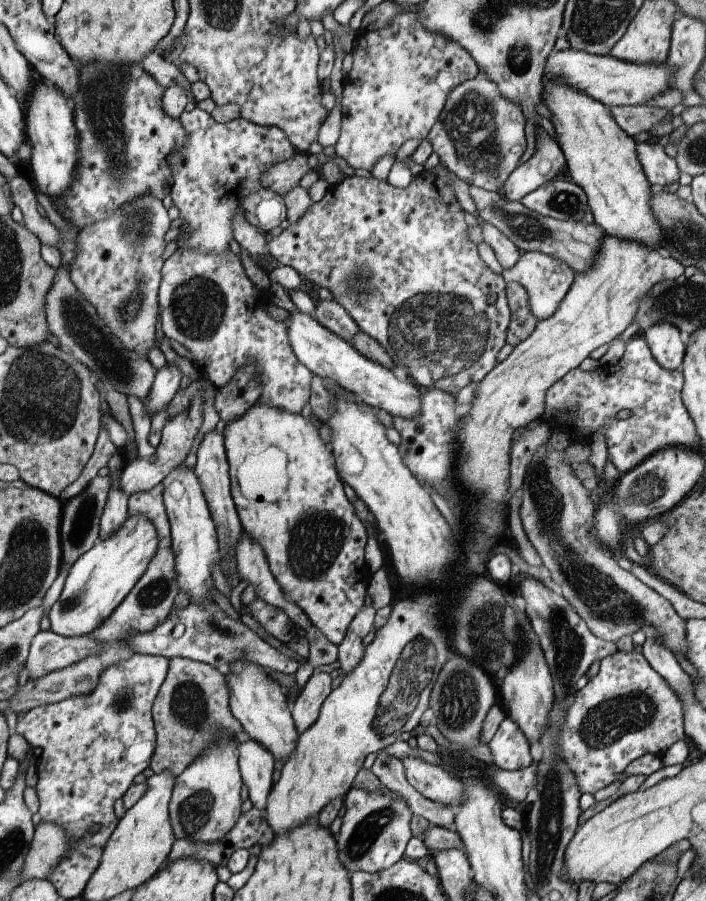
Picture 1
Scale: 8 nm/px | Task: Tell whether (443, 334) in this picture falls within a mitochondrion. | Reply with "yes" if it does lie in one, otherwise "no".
yes

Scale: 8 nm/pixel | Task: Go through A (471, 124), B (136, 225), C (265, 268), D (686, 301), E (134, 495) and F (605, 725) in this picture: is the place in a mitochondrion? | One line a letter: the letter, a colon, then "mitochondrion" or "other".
A: mitochondrion
B: mitochondrion
C: other
D: mitochondrion
E: other
F: mitochondrion

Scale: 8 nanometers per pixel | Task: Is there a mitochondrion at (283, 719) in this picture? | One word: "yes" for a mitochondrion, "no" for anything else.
no

